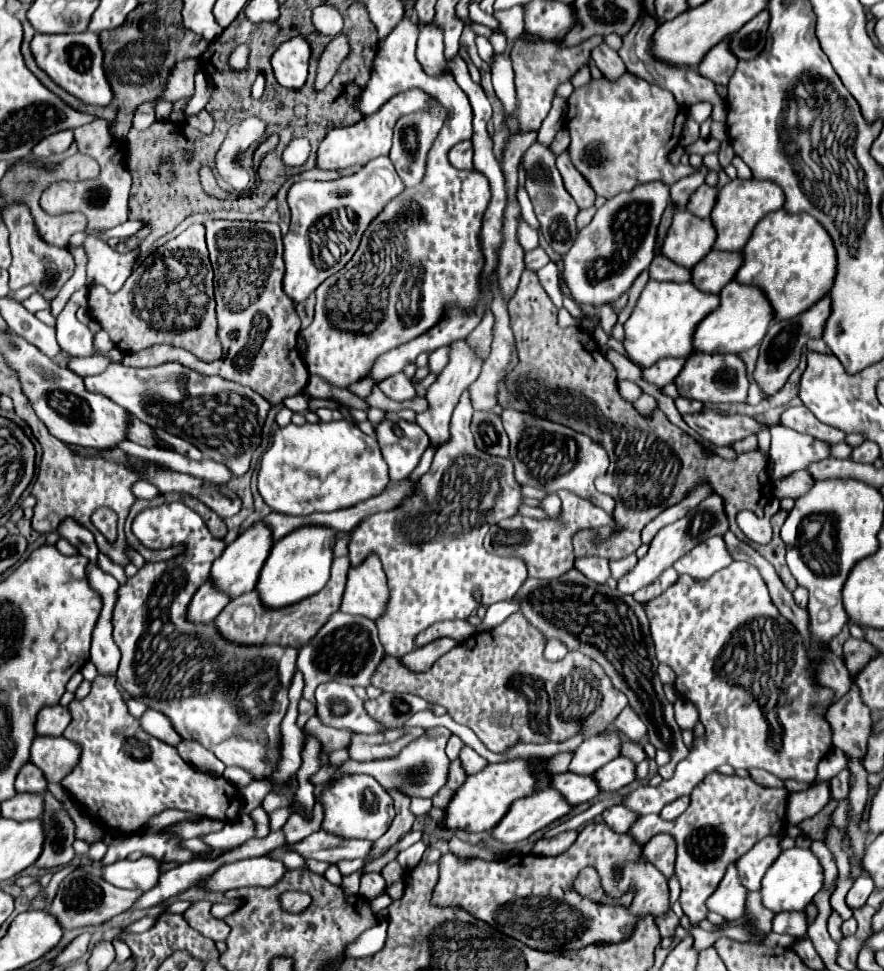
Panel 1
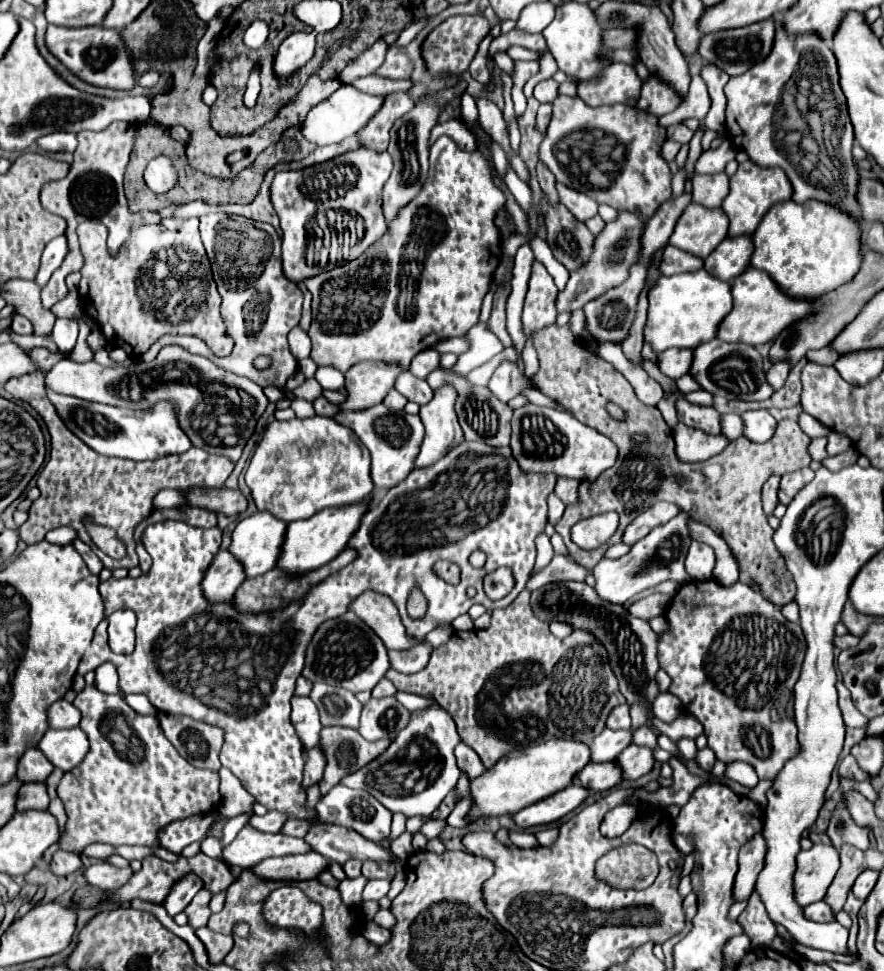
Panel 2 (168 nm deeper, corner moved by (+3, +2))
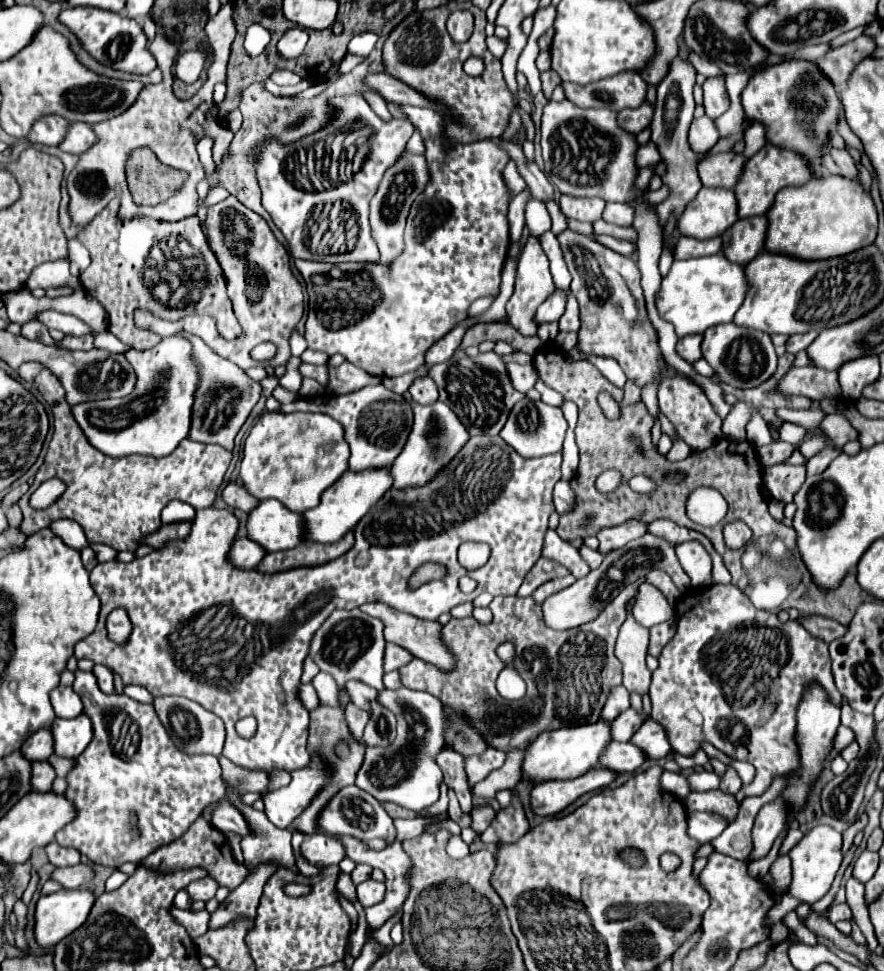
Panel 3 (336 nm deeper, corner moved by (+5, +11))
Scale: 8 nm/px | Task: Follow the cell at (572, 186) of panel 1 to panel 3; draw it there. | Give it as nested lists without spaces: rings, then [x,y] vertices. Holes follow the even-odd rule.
[[[561,195],[559,199],[559,207],[563,211],[563,215],[573,217],[577,221],[589,221],[593,223],[595,219],[601,217],[605,201],[603,199],[589,199],[589,197],[571,197],[571,195]]]

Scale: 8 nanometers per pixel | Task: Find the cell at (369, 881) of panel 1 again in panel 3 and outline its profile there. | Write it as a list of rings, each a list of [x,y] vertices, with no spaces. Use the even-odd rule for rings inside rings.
[[[367,879],[361,885],[357,885],[357,899],[365,907],[379,903],[383,899],[383,893],[385,893],[385,883],[379,883],[375,879]]]

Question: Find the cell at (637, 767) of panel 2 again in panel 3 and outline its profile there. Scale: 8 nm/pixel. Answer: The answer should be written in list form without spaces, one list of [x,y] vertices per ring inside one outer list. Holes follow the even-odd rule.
[[[647,719],[643,727],[633,735],[631,743],[645,751],[647,759],[663,759],[671,753],[671,745],[667,741],[667,731],[653,719]]]

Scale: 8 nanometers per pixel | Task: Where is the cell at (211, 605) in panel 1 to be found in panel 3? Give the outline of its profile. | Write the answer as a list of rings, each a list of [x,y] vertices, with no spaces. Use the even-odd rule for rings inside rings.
[[[243,537],[243,539],[237,539],[229,549],[229,563],[233,563],[233,567],[241,567],[243,571],[255,569],[257,563],[263,559],[263,555],[265,555],[263,547]]]

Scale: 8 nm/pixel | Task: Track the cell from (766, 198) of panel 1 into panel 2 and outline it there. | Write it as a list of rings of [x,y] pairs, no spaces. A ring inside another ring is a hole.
[[[747,160],[739,164],[739,170],[731,178],[731,192],[723,200],[723,210],[729,216],[729,236],[739,236],[739,234],[753,234],[765,216],[765,212],[783,200],[789,200],[793,196],[793,186],[787,178],[787,174],[781,168],[761,168],[755,162]]]

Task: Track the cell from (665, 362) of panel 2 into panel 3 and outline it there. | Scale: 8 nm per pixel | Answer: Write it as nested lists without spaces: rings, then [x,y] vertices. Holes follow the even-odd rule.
[[[687,335],[687,337],[681,337],[677,341],[677,353],[687,363],[695,363],[697,359],[701,359],[701,339],[703,339],[703,335]]]

